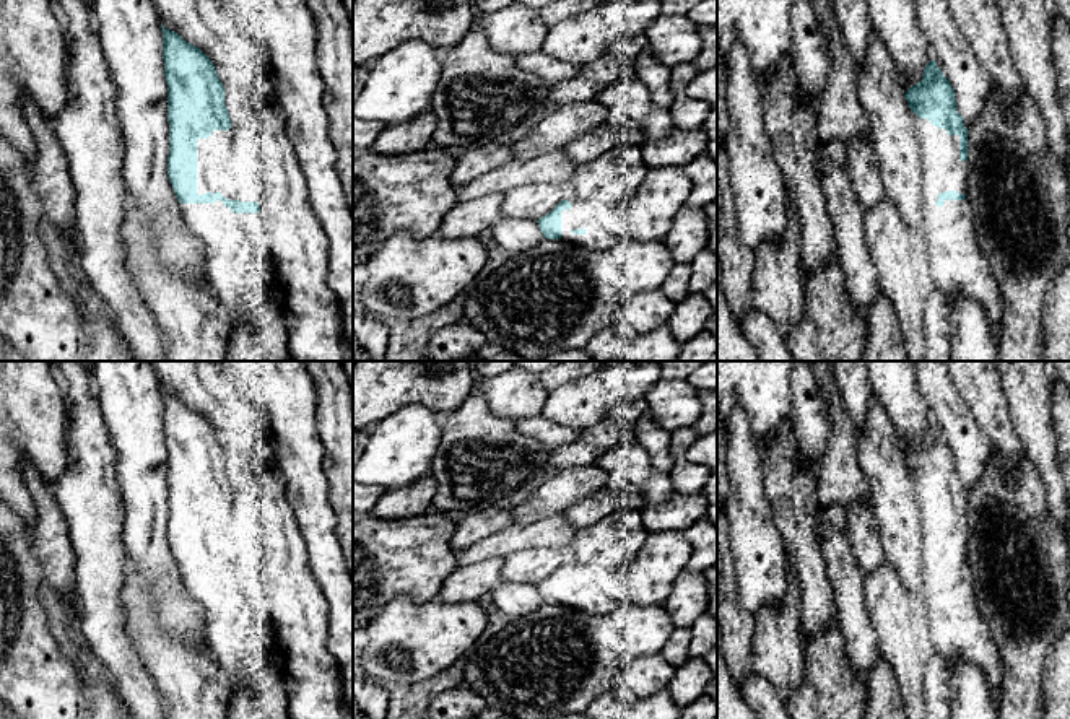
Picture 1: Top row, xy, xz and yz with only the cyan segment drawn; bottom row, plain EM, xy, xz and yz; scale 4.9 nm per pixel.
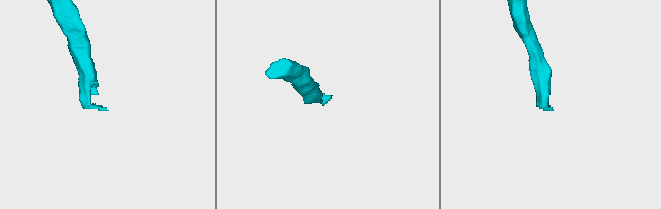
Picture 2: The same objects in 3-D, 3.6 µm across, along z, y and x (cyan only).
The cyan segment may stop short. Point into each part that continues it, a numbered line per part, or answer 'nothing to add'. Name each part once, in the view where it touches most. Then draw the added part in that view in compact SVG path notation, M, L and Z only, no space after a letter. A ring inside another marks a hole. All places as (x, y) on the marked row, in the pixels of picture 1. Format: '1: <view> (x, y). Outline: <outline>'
1: xy (239, 262). Outline: M228 111L231 129L229 130L213 130L208 138L197 140L197 194L207 192L220 192L228 200L241 200L241 202L257 202L257 213L233 213L223 202L216 200L213 203L179 203L182 216L195 233L203 246L205 246L205 275L210 280L213 291L218 299L223 303L226 311L233 319L233 327L236 327L237 320L247 322L254 311L259 312L276 312L285 316L283 303L273 303L275 298L268 298L267 293L278 281L278 268L275 254L270 247L270 239L267 234L267 218L263 213L263 190L265 190L265 163L262 155L262 120L267 112L260 117L259 127L247 127L241 120L237 120Z

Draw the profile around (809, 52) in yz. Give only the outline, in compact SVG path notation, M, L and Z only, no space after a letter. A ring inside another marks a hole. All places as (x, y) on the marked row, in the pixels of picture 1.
M794 0L792 5L792 50L790 57L802 94L821 98L831 60L813 7L808 0Z

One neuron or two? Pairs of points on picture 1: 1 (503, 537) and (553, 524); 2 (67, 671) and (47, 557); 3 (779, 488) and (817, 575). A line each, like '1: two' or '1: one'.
1: one
2: one
3: one

